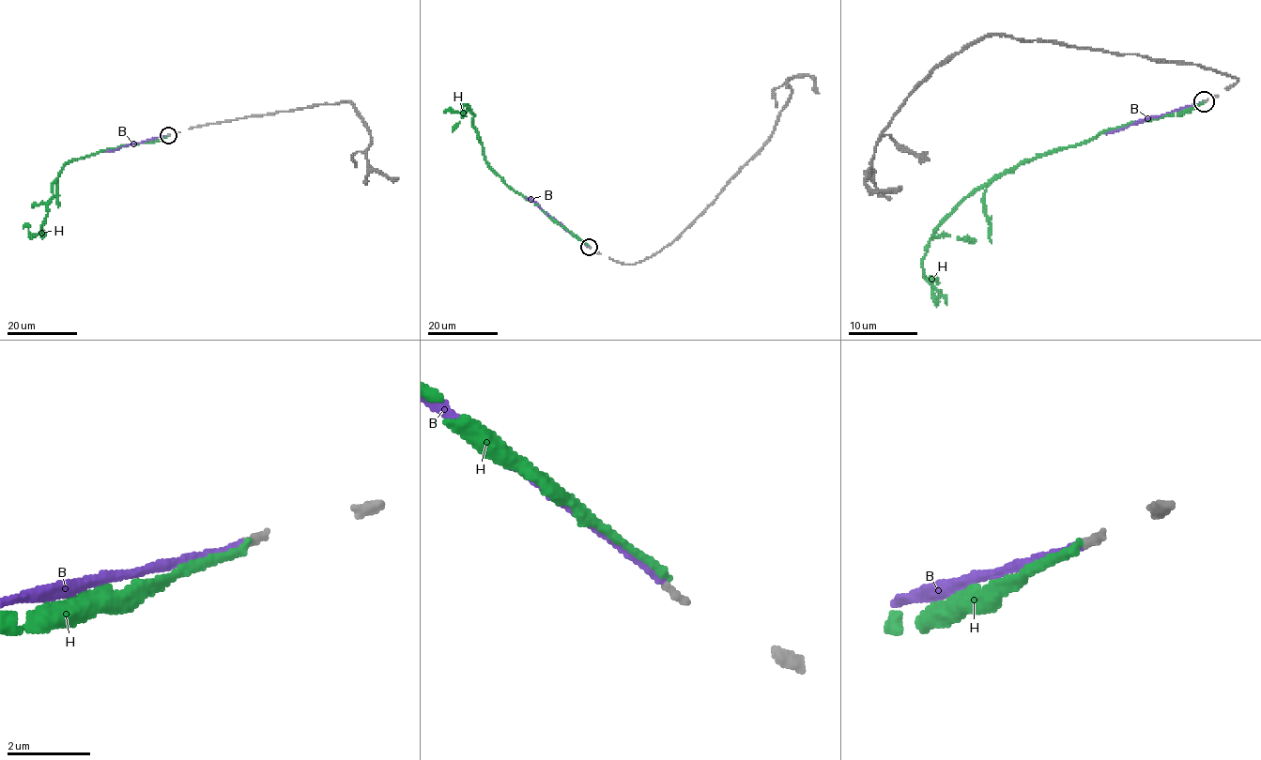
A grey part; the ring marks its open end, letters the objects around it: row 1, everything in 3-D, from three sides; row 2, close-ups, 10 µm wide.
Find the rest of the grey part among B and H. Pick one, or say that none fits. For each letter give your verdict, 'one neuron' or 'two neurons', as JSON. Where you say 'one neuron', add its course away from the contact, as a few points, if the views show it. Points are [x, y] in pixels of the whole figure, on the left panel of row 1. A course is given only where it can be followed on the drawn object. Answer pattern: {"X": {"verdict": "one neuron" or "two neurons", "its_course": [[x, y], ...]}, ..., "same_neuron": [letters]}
{"B": {"verdict": "one neuron", "its_course": [[168, 135], [105, 152]]}, "H": {"verdict": "two neurons"}, "same_neuron": ["B"]}

